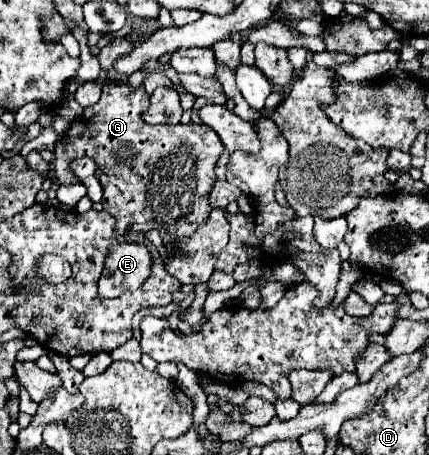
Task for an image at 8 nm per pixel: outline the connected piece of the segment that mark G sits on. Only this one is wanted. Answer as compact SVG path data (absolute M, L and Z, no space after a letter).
M128 84L104 86L102 96L94 106L84 108L84 114L76 118L56 144L54 144L54 174L60 184L72 184L74 176L68 168L70 160L78 156L90 156L98 164L98 180L104 188L102 206L116 218L116 232L148 232L158 230L164 244L172 244L176 238L192 236L210 216L208 194L214 186L216 162L224 150L222 142L204 142L202 132L176 132L184 126L150 126L142 120L148 106L146 90L132 88Z

